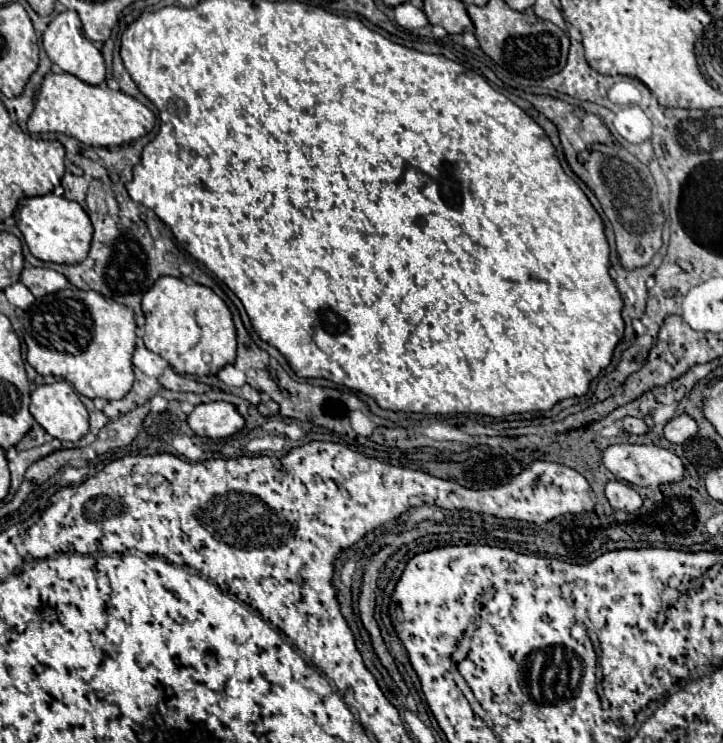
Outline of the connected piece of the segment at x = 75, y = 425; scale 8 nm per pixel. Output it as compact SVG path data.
M68 381L36 387L30 413L46 433L60 441L78 441L88 433L88 411Z

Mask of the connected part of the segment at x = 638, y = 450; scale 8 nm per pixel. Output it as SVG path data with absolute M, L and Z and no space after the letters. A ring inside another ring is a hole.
M630 443L610 445L602 453L602 461L604 461L606 469L610 473L614 473L618 479L624 479L624 481L628 481L632 485L640 485L640 487L680 481L684 475L682 461L674 453L670 453L668 449L656 447L656 445L630 445Z

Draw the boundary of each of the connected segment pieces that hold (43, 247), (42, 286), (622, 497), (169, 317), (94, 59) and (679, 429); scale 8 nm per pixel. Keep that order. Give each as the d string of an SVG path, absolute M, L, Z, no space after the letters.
M54 193L42 197L26 197L18 203L14 217L30 253L36 259L64 265L76 265L86 259L92 241L92 225L86 211L76 201L56 197Z
M26 267L20 275L20 281L32 291L34 297L56 293L68 285L68 279L62 273L46 267Z
M611 480L605 488L605 495L612 508L622 511L636 511L642 505L642 497L626 482Z
M160 277L142 297L146 317L144 345L166 359L176 373L216 375L224 365L236 359L236 329L230 309L210 289L198 283L186 283L178 277Z
M62 11L62 13L58 13L48 23L48 29L42 35L42 45L44 45L44 51L46 51L48 59L56 67L60 67L62 71L66 71L70 75L76 75L78 79L82 79L84 83L90 83L90 85L98 85L98 83L104 81L106 67L104 67L102 53L86 39L82 23L80 23L80 17L76 15L76 11Z
M680 415L680 417L674 417L672 421L666 423L664 437L670 443L684 443L692 435L696 435L696 431L698 431L696 421L692 417L688 417L688 415Z

